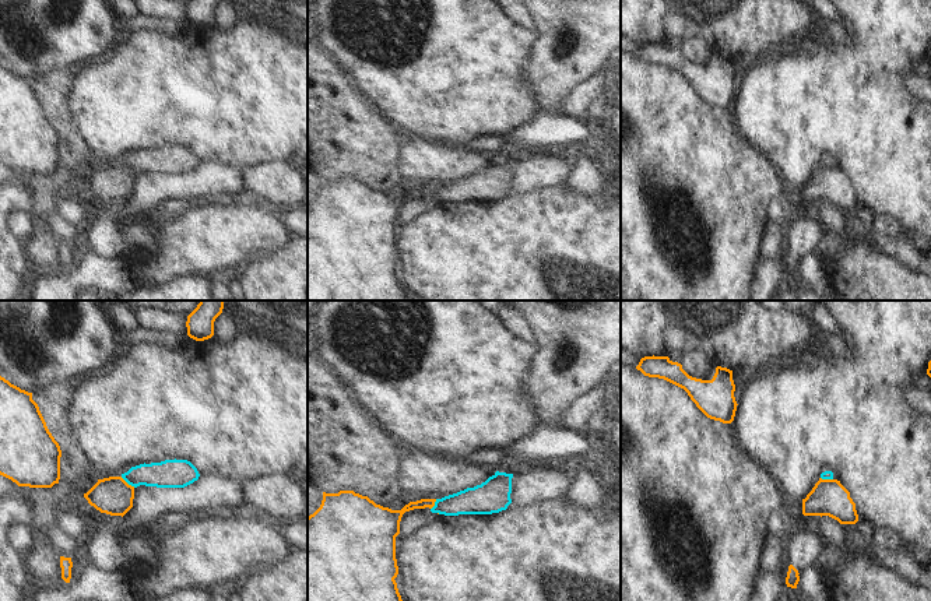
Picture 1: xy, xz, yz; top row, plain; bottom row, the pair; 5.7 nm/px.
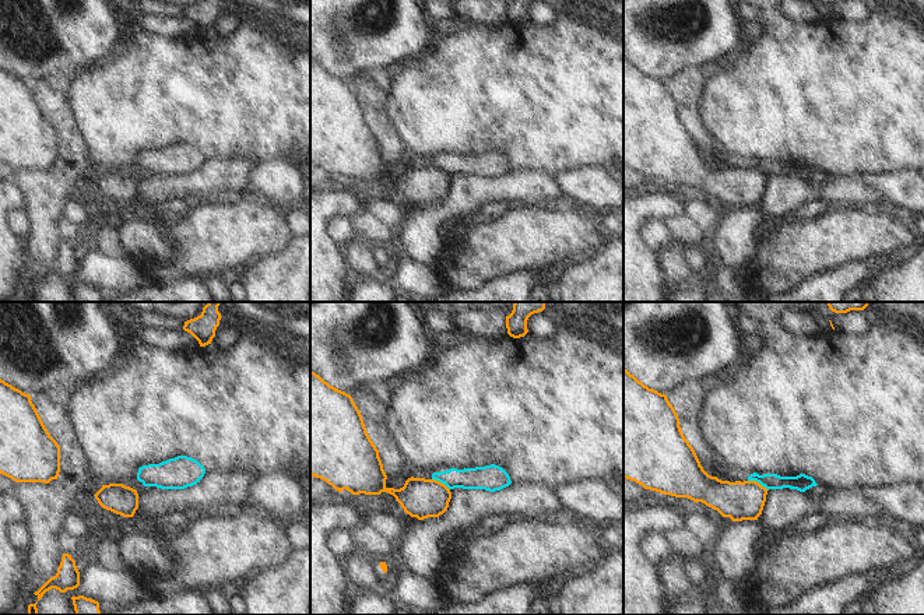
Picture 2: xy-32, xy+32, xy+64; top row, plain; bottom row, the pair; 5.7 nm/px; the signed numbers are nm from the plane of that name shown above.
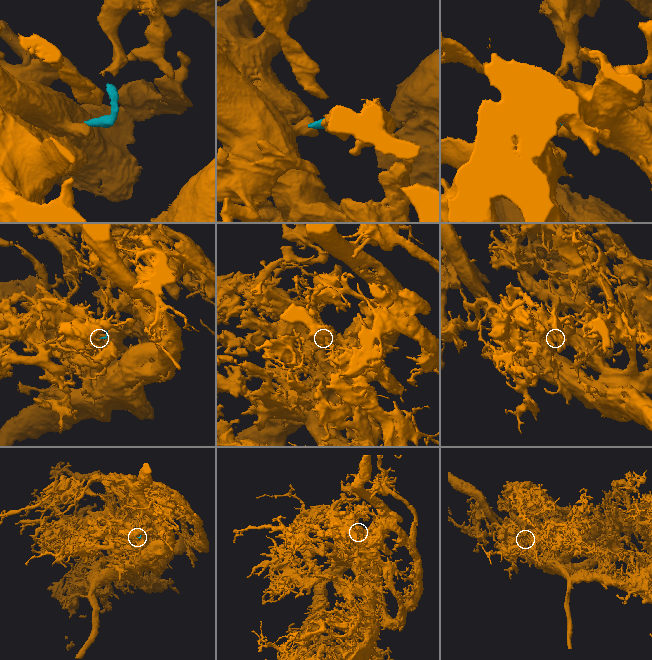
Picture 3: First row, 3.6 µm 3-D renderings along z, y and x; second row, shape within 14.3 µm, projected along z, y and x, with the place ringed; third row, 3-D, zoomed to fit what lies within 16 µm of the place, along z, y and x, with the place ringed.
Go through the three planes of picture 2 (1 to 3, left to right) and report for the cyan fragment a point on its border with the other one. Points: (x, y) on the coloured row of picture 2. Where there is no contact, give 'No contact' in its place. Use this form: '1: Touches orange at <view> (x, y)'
1: No contact
2: Touches orange at xy+32 (441, 482)
3: Touches orange at xy+64 (758, 482)

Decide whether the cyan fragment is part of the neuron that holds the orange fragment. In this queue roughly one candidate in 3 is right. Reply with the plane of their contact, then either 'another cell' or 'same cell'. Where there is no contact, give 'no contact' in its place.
xy | another cell

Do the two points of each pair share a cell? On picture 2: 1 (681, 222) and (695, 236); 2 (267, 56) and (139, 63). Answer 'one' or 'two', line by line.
1: one
2: one

